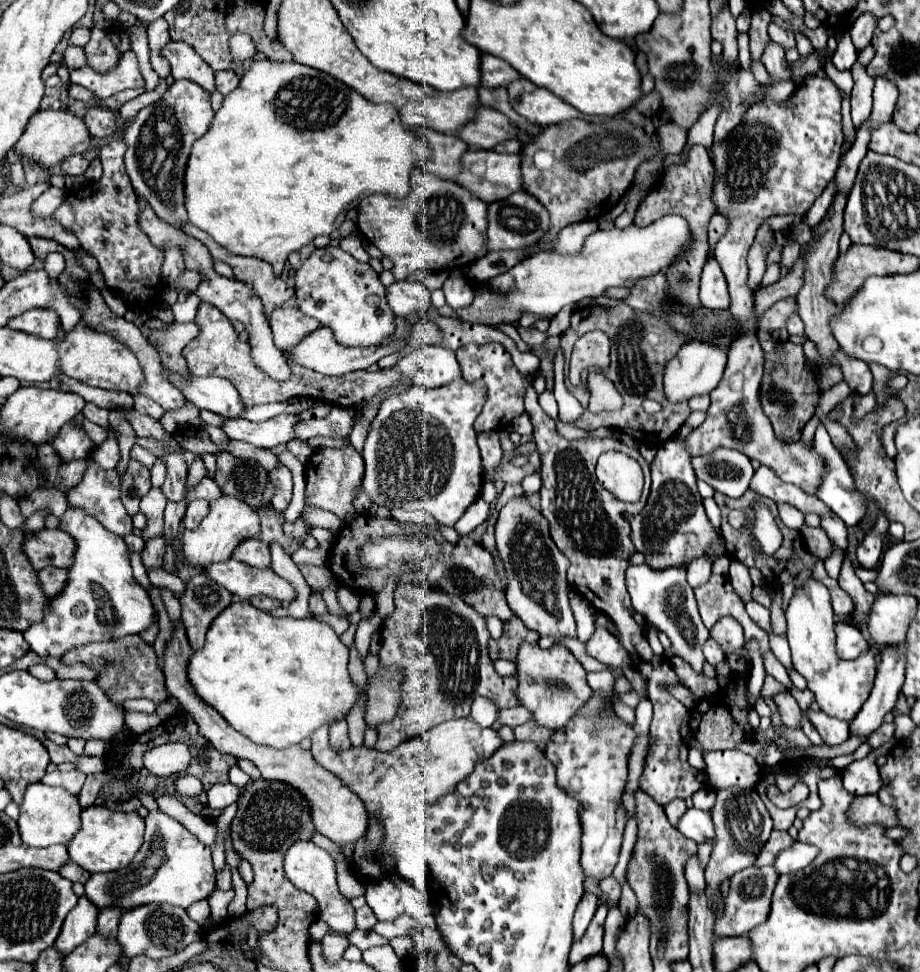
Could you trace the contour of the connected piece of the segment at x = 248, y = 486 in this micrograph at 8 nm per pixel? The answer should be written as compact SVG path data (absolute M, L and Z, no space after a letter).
M224 453L218 455L218 471L214 481L226 495L236 497L255 509L266 507L270 504L264 501L266 479L268 471L260 463Z

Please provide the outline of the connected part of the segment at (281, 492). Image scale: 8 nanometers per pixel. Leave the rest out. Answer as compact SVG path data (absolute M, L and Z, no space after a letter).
M274 467L270 471L270 479L274 485L274 495L272 495L272 507L278 511L284 511L290 505L292 499L292 473L288 467Z

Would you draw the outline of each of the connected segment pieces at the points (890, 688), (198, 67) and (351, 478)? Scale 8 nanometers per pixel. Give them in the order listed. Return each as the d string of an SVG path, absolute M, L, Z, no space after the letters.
M888 647L882 653L874 689L864 707L860 709L860 713L856 715L856 719L850 723L850 735L860 735L868 739L884 723L884 715L894 709L902 683L904 683L904 653Z
M168 41L162 47L162 57L168 59L172 67L172 77L176 81L188 79L204 87L208 93L214 93L214 71L190 45L182 41Z
M352 445L344 449L318 449L306 463L306 505L330 511L340 519L352 515L354 513L352 495L362 485L362 477L364 477L364 461L354 451Z

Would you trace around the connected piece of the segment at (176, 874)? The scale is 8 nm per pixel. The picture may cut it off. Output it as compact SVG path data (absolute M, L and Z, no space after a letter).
M154 809L146 815L144 843L134 861L120 871L94 873L84 887L86 897L96 907L120 905L130 909L144 903L168 903L186 909L192 903L210 897L210 893L216 889L216 869L212 865L210 847L200 843L198 837L176 819L160 809Z

